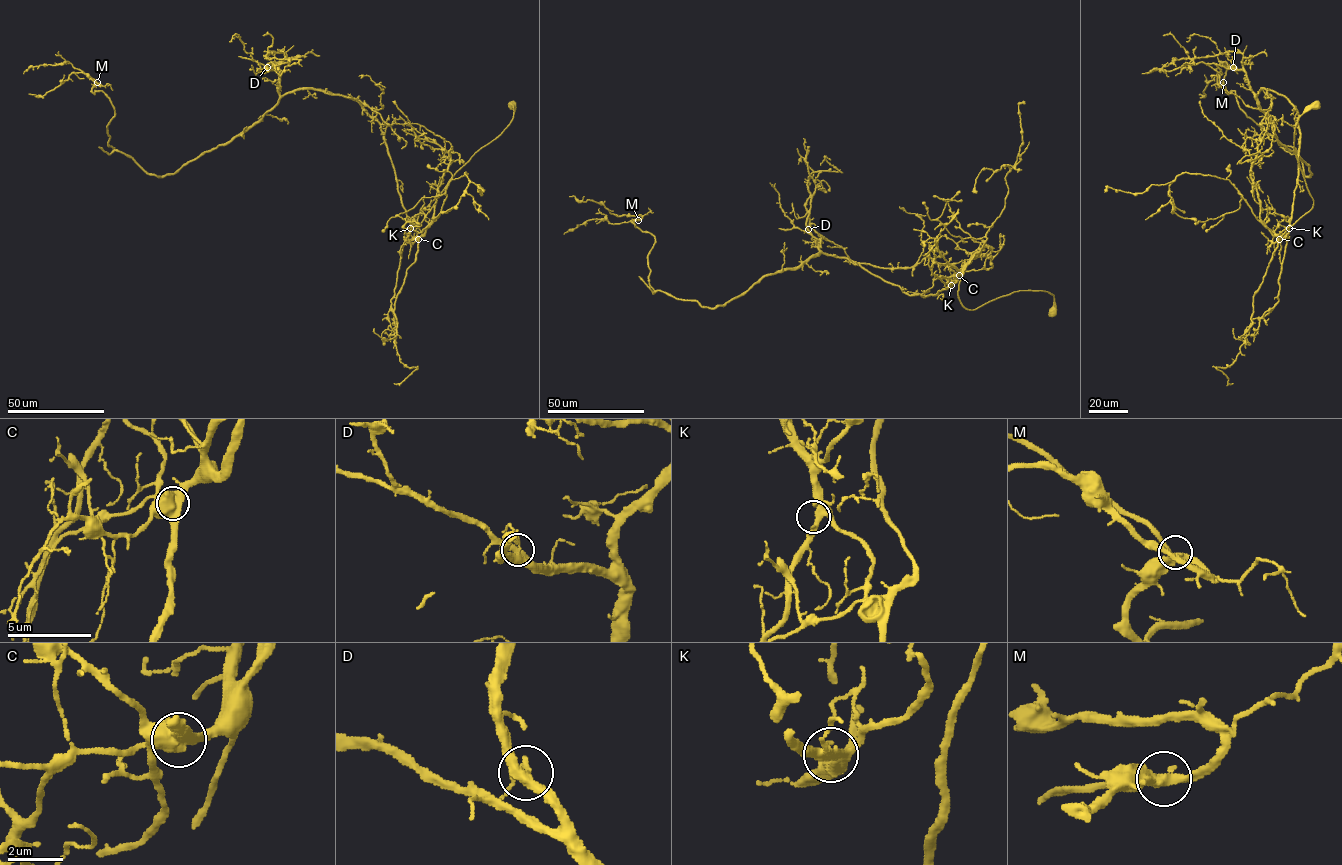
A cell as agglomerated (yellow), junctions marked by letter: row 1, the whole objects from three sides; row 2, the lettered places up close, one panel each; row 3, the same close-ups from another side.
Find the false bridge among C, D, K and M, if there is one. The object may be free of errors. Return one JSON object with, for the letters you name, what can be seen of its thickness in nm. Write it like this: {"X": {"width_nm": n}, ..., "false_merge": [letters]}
{"C": {"width_nm": 550}, "false_merge": ["C"]}

